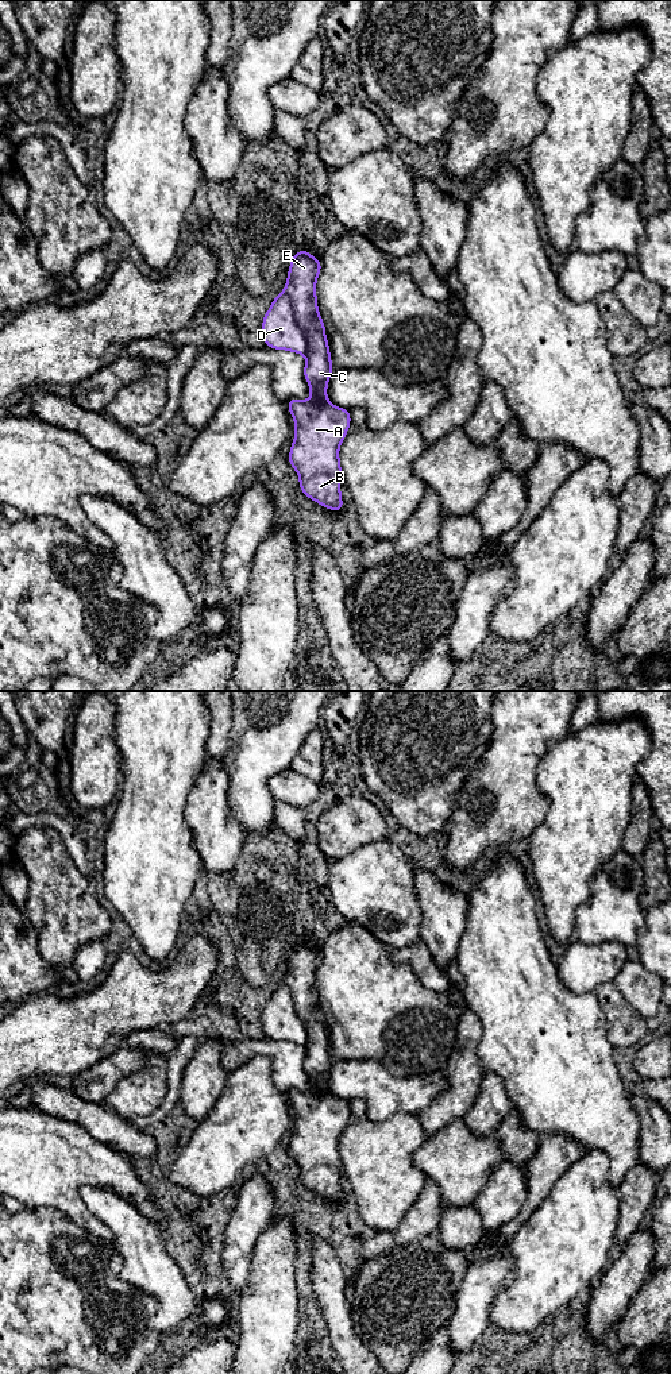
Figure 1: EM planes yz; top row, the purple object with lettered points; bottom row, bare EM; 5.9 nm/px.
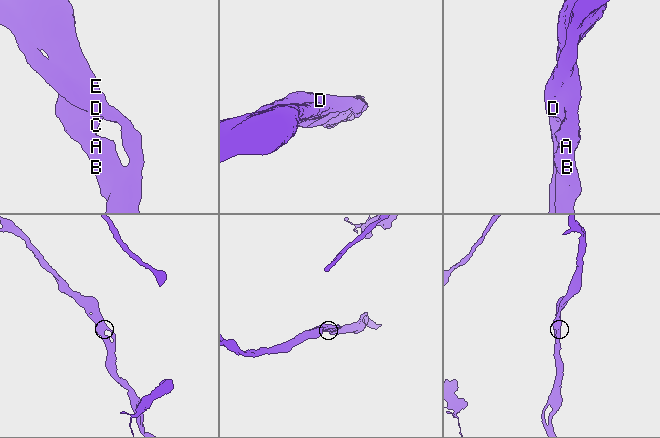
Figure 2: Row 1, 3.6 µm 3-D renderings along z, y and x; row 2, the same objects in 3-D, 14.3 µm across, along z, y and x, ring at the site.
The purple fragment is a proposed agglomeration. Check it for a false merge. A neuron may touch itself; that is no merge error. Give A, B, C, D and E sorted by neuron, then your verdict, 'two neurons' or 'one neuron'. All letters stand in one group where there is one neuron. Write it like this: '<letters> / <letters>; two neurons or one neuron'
A B C D E; one neuron

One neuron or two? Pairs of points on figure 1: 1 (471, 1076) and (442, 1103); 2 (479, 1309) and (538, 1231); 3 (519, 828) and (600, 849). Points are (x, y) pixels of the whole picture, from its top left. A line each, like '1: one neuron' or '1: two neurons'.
1: one neuron
2: one neuron
3: two neurons

